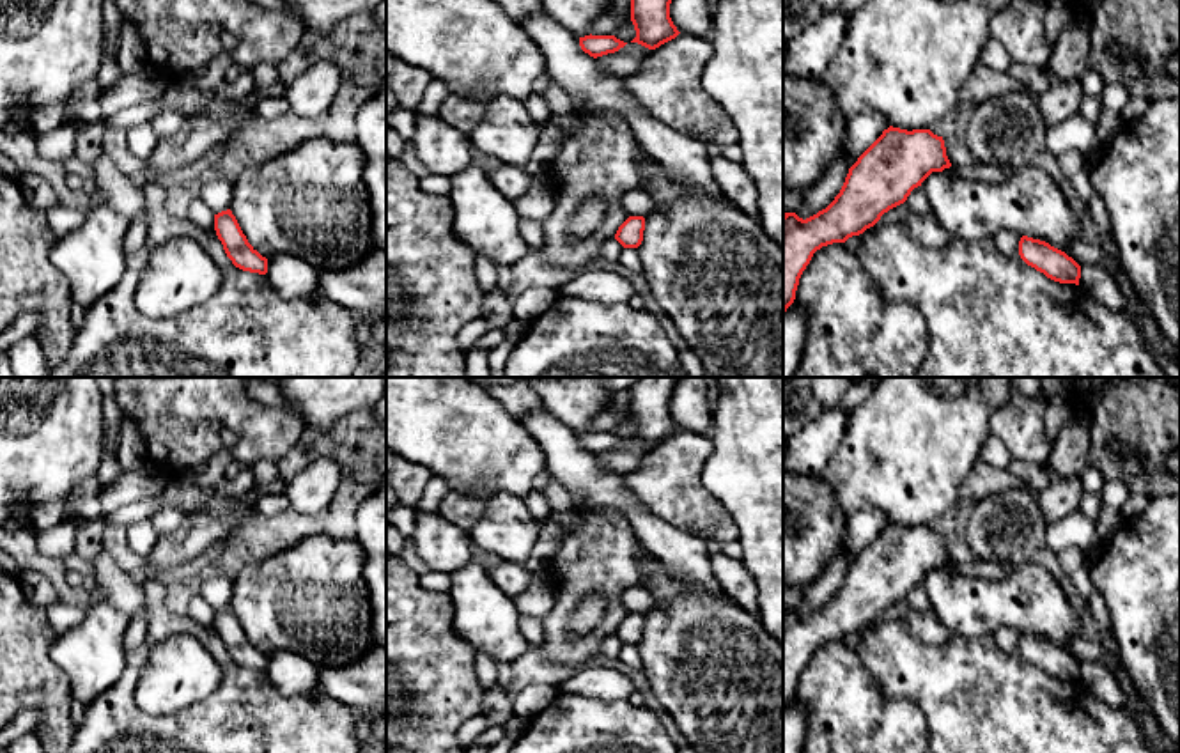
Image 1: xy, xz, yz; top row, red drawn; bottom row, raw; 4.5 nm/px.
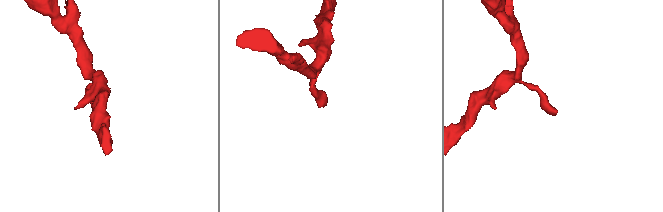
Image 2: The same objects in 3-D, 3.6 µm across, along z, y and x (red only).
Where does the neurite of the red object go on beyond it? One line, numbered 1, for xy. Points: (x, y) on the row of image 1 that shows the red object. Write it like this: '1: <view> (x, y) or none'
1: none

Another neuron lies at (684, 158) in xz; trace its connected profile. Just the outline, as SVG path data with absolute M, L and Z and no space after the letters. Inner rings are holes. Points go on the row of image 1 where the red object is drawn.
M544 11L519 23L546 55L546 73L571 97L574 110L618 112L631 126L640 147L687 188L726 200L714 181L707 142L684 135L641 110L622 78L604 74L595 58L579 46L579 37Z

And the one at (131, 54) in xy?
M120 14L120 46L117 53L119 67L124 74L138 73L145 66L145 48L142 35L129 18Z

